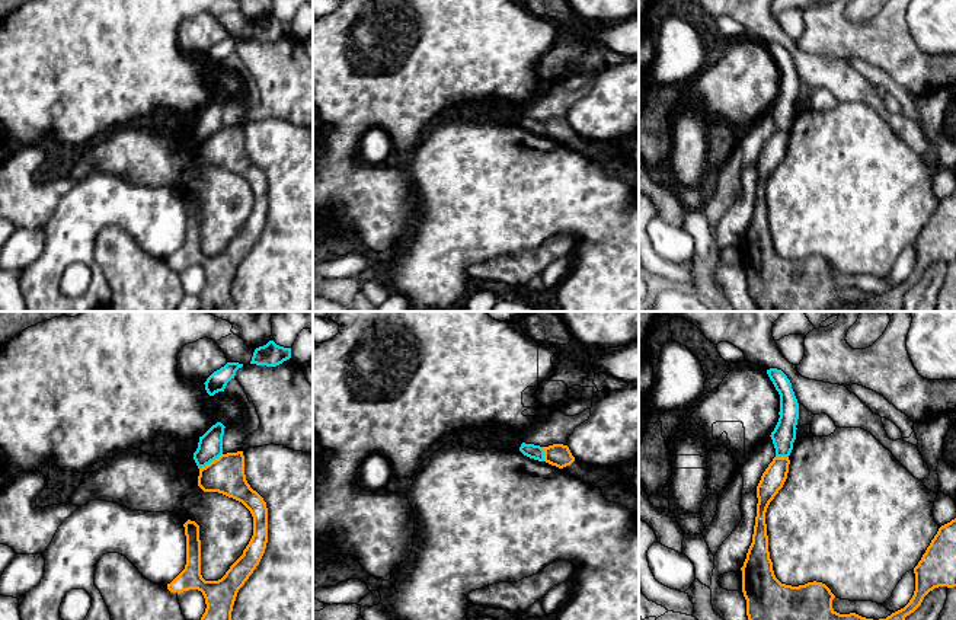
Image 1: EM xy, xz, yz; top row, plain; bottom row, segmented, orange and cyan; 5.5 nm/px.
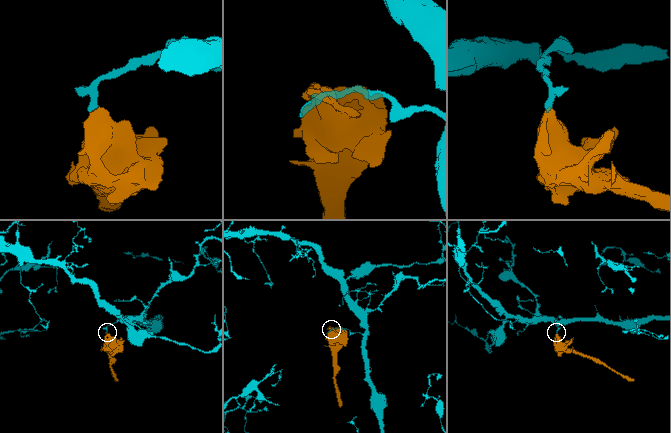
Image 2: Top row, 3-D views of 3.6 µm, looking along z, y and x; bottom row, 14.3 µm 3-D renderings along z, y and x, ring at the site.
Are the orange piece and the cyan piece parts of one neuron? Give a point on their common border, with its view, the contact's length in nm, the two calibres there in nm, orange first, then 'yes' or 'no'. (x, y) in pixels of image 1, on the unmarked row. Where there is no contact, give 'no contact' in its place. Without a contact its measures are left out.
xy (211, 136) | 160 nm | 200/140 nm | no

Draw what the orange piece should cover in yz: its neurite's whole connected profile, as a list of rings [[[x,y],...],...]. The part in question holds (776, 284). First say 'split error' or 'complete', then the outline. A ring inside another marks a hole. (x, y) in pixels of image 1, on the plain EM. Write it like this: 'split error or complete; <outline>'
complete; [[[774,131],[761,150],[757,160],[758,178],[752,217],[741,242],[746,290],[757,311],[904,311],[905,291],[921,279],[930,265],[939,261],[956,261],[956,192],[939,202],[921,234],[914,242],[915,265],[904,282],[879,294],[866,293],[856,287],[840,288],[832,282],[835,269],[825,258],[813,255],[792,261],[781,258],[774,249],[768,226],[765,186],[787,153],[789,138],[789,131]]]

